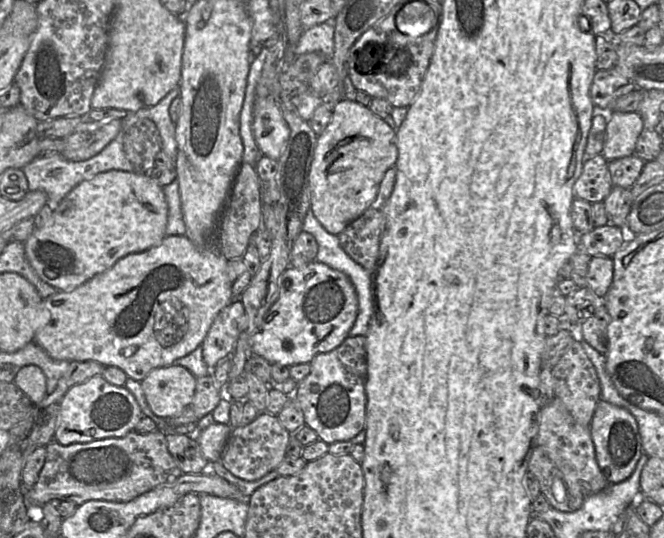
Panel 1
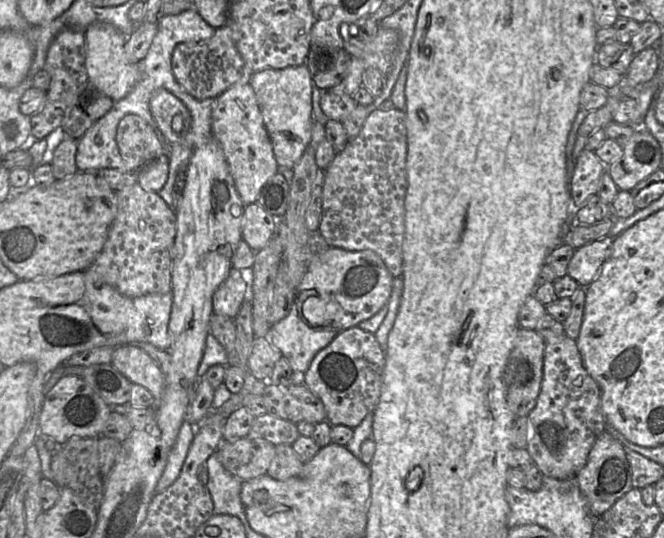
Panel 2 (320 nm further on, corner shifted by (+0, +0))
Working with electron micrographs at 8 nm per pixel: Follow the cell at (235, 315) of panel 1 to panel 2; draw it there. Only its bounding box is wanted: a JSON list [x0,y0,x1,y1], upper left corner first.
[213,267,249,319]

